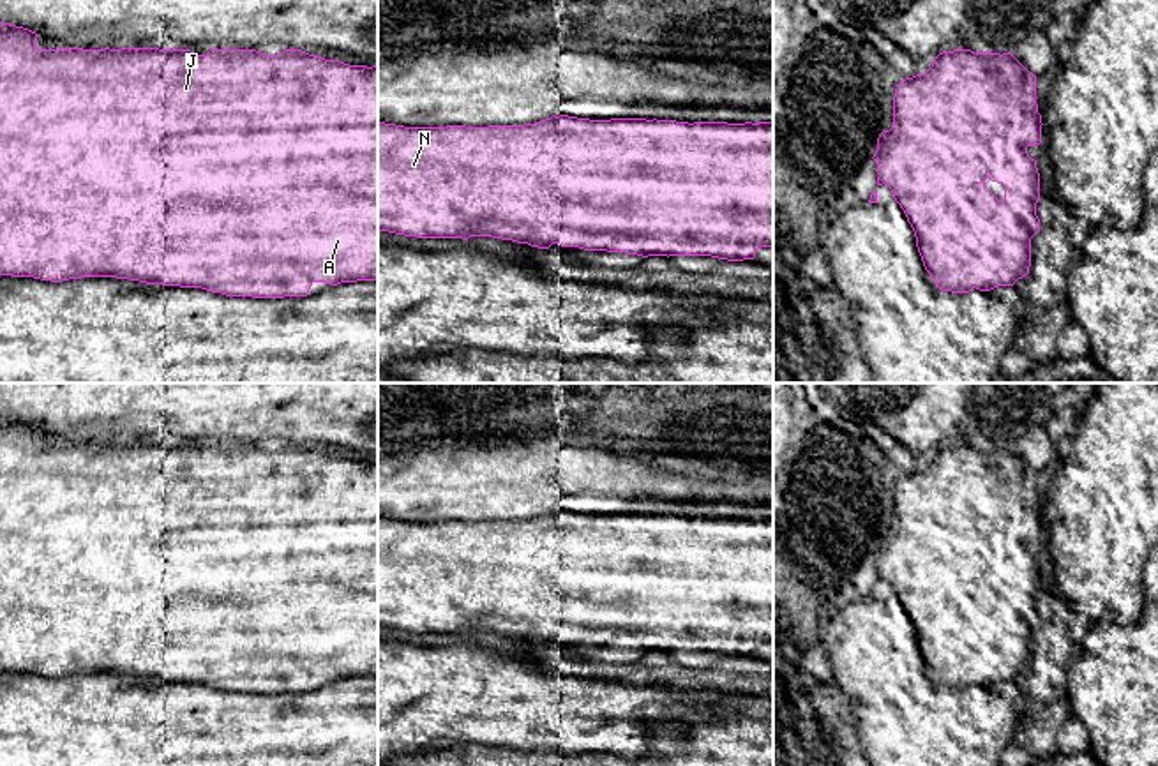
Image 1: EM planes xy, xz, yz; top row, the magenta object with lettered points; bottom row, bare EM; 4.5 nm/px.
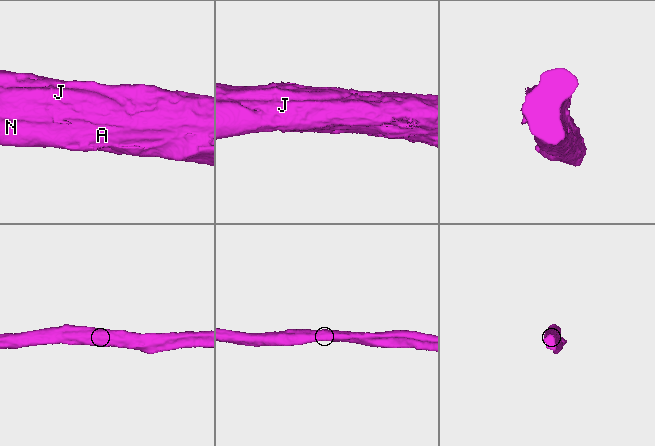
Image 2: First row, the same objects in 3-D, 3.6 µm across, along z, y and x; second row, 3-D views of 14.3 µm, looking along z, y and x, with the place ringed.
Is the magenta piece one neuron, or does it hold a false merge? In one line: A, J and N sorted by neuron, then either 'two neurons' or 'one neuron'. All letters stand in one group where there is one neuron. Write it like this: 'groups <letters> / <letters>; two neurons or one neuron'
groups A J N; one neuron

